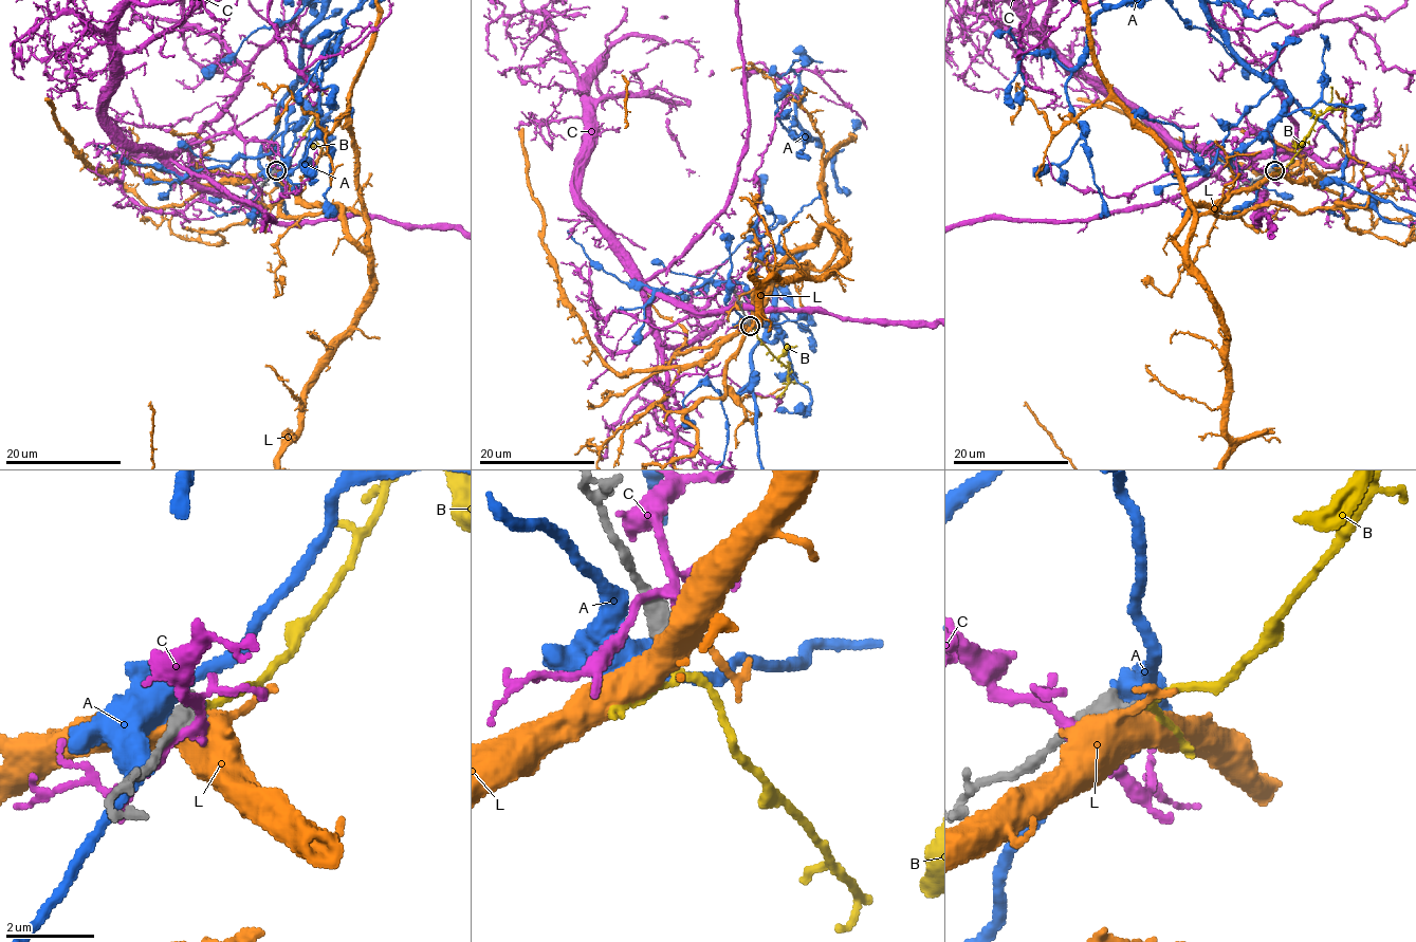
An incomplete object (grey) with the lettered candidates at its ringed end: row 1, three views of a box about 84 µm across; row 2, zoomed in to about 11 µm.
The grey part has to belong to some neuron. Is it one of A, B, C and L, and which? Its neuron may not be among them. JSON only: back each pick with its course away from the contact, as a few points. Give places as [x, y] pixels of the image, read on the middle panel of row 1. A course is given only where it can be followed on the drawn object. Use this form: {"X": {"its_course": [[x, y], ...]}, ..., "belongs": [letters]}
{"B": {"its_course": [[750, 326], [789, 368], [790, 381], [803, 384], [807, 381]]}, "belongs": ["B"]}

